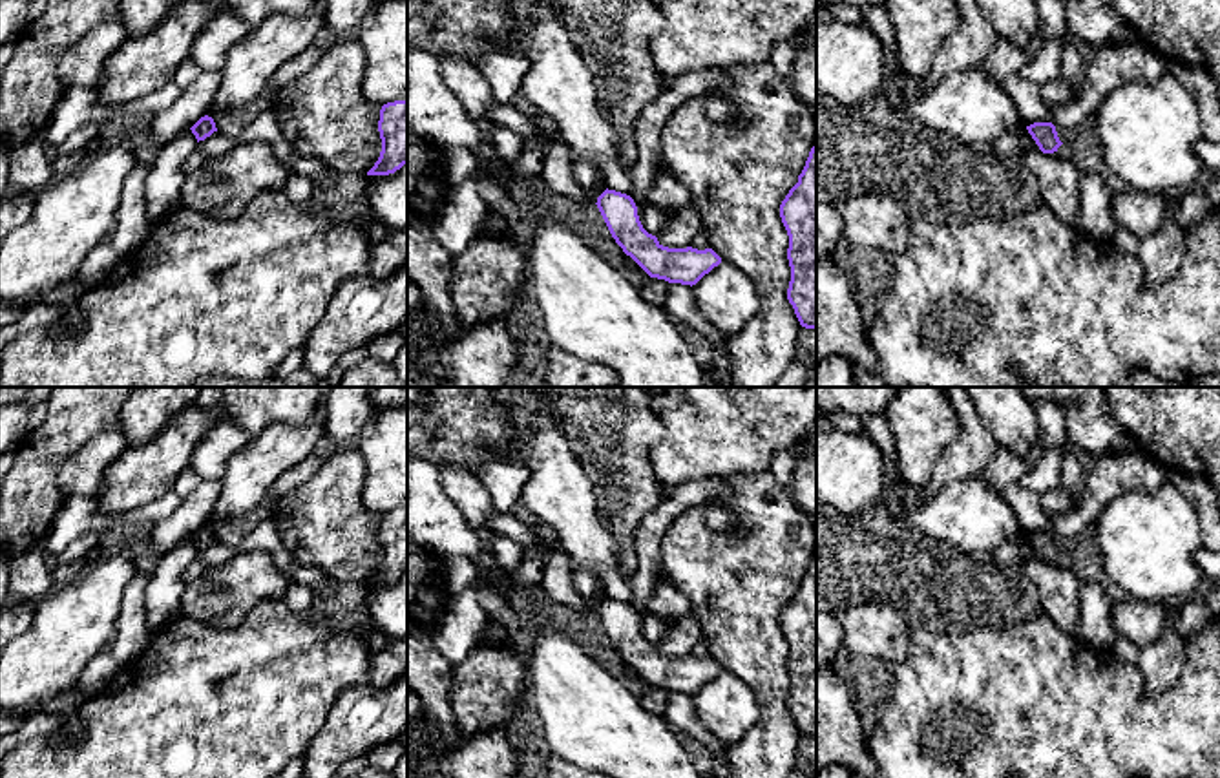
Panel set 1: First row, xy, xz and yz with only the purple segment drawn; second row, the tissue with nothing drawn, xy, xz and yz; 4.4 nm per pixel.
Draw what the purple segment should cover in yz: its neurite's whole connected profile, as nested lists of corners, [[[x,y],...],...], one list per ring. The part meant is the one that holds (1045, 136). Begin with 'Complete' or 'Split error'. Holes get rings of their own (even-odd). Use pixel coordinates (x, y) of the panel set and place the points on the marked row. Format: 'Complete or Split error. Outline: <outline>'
Complete. Outline: [[[1034,122],[1026,130],[1043,153],[1054,153],[1063,144],[1052,122]]]

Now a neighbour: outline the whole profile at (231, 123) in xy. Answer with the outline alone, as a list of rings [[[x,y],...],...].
[[[267,88],[256,100],[228,110],[214,119],[217,131],[228,137],[237,137],[263,110],[272,108],[274,95]]]

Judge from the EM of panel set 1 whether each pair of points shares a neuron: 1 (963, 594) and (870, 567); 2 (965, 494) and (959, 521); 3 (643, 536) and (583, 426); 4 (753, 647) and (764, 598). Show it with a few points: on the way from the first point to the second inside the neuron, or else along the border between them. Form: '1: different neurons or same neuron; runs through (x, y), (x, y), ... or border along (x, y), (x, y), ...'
1: same neuron; runs through (939, 588), (901, 567), (893, 567)
2: same neuron; runs through (965, 501), (963, 514)
3: different neurons; border along (667, 494), (641, 521), (634, 536), (634, 568)
4: same neuron; runs through (753, 634), (753, 610)

